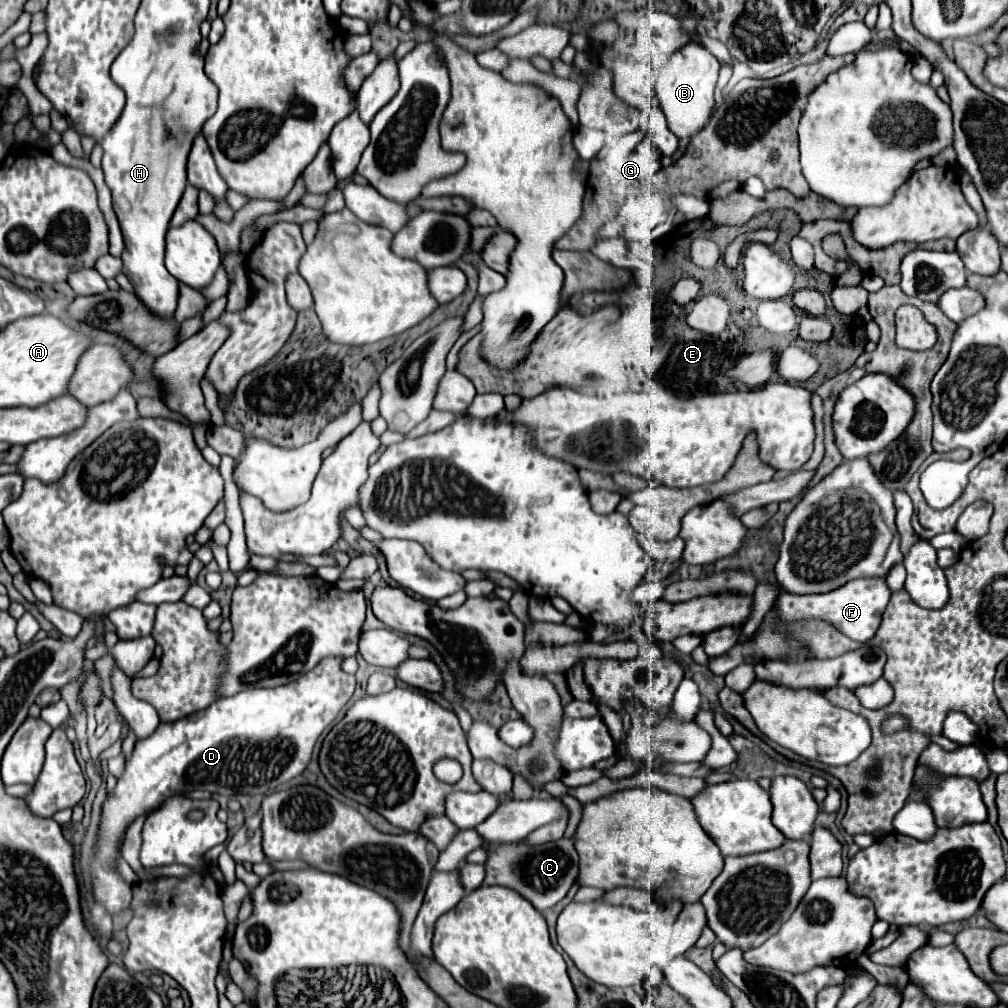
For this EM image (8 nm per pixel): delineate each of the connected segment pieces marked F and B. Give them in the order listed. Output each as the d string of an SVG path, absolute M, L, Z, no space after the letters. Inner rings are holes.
M854 579L854 583L846 583L846 587L826 595L792 595L784 591L776 599L774 609L786 625L802 619L822 619L854 641L870 641L882 623L882 613L890 601L890 595L892 593L884 579Z
M688 43L682 51L676 51L668 59L668 63L656 83L656 95L658 95L660 107L666 115L668 127L678 139L694 137L708 123L708 119L716 107L714 91L716 91L716 83L718 83L718 69L720 69L718 59L714 55L710 55L702 45L696 45L696 43Z

